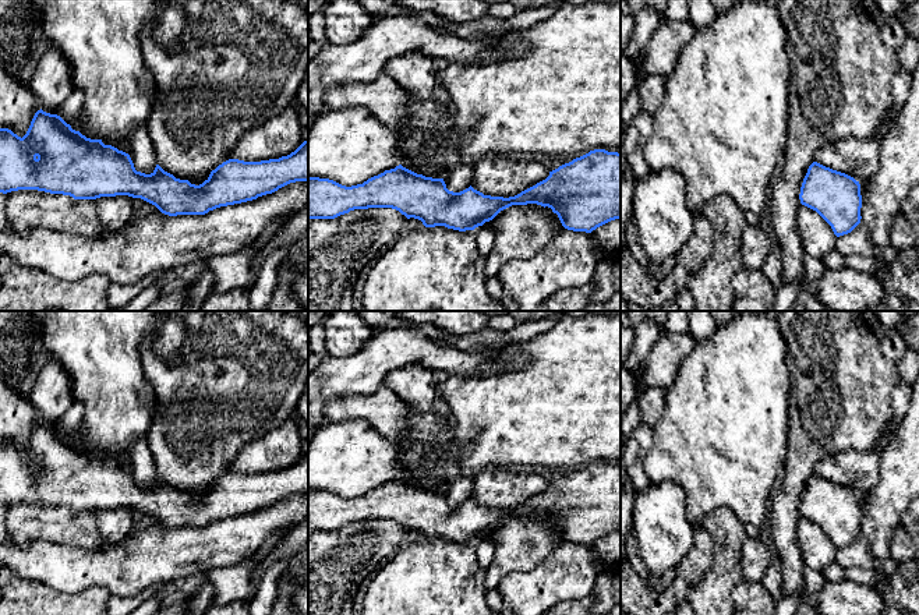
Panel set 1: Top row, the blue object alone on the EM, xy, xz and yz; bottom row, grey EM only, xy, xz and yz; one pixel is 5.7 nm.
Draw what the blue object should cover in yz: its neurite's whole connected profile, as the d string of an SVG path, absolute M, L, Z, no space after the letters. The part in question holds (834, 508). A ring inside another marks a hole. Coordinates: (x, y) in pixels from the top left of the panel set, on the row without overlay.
M813 474L803 491L800 516L816 523L837 549L860 536L860 496L853 489Z

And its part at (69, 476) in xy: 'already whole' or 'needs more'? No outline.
already whole

